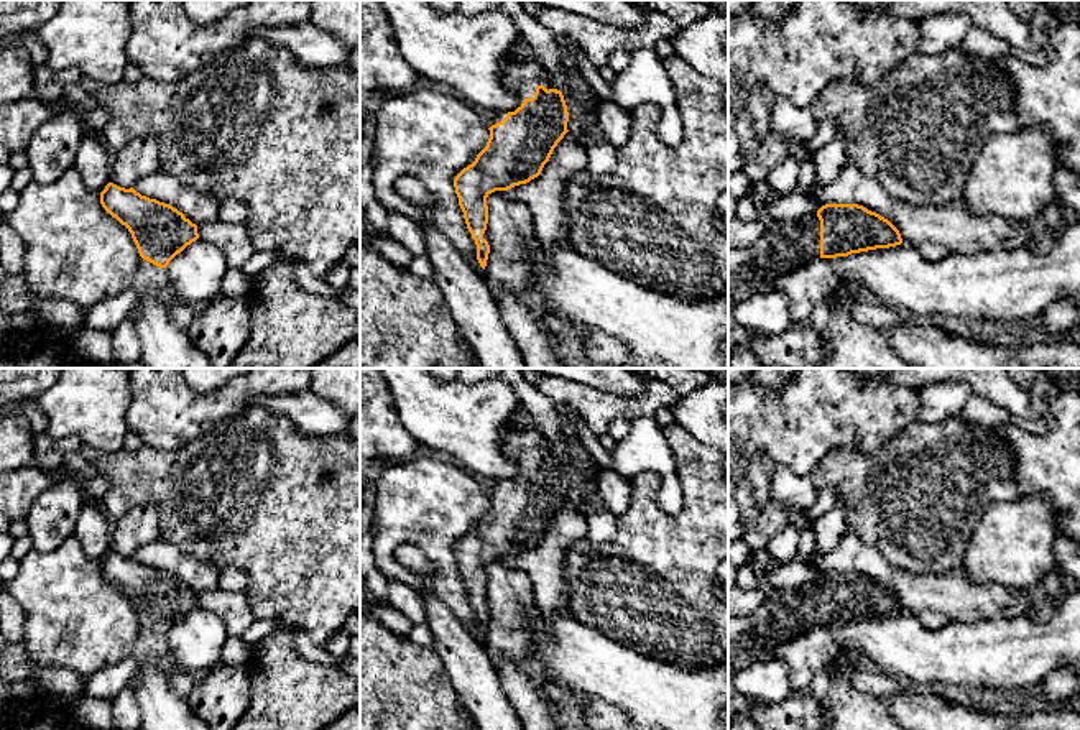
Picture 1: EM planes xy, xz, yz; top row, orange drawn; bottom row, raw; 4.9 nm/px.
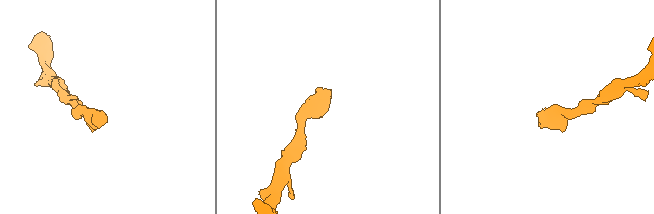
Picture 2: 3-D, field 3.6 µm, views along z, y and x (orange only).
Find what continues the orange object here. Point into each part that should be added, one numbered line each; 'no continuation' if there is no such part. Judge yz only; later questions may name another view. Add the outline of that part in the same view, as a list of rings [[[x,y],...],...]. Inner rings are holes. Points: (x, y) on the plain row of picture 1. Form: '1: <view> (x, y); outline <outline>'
1: yz (794, 610); outline [[[817,582],[782,587],[748,617],[728,618],[728,679],[756,661],[773,658],[786,641],[820,626]]]

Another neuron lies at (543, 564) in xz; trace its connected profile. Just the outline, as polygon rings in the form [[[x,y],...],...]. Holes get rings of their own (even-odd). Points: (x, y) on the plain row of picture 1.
[[[567,500],[538,546],[506,559],[510,567],[529,577],[534,607],[544,621],[554,615],[570,617],[565,603],[564,557],[585,534],[585,515]]]

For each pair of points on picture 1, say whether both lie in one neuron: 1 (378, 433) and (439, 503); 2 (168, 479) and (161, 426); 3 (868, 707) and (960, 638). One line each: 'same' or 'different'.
1: different
2: different
3: different

